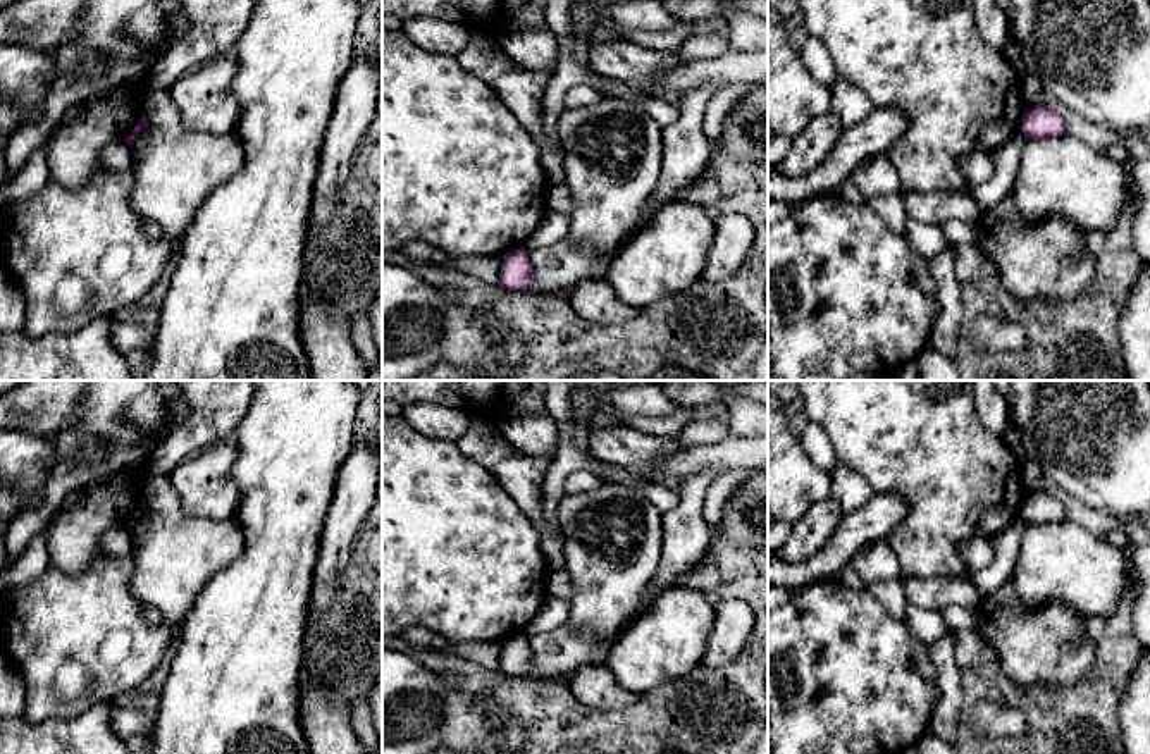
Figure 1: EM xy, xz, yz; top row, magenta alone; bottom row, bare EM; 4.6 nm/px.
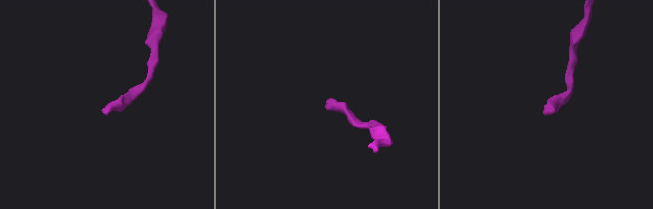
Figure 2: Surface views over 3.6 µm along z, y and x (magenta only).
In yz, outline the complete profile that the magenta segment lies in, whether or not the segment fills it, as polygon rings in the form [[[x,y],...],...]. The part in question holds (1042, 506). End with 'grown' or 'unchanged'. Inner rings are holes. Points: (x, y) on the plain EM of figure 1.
[[[1036,489],[1033,494],[1024,494],[1019,515],[1024,525],[1042,525],[1060,522],[1066,518],[1062,501],[1047,489]]]; unchanged

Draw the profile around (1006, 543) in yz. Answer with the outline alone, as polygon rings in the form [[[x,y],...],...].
[[[1017,515],[1007,527],[988,537],[995,549],[995,559],[973,573],[973,584],[981,597],[992,596],[1012,573],[1019,544],[1023,541],[1024,522]]]

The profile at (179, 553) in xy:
[[[146,473],[143,492],[153,522],[141,541],[133,541],[129,589],[145,606],[158,609],[165,625],[179,628],[208,580],[241,556],[243,532],[234,518],[217,522],[186,515],[167,473]]]

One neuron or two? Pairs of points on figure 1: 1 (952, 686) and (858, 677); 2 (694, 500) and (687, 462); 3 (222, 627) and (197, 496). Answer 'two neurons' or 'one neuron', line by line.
1: two neurons
2: two neurons
3: two neurons

